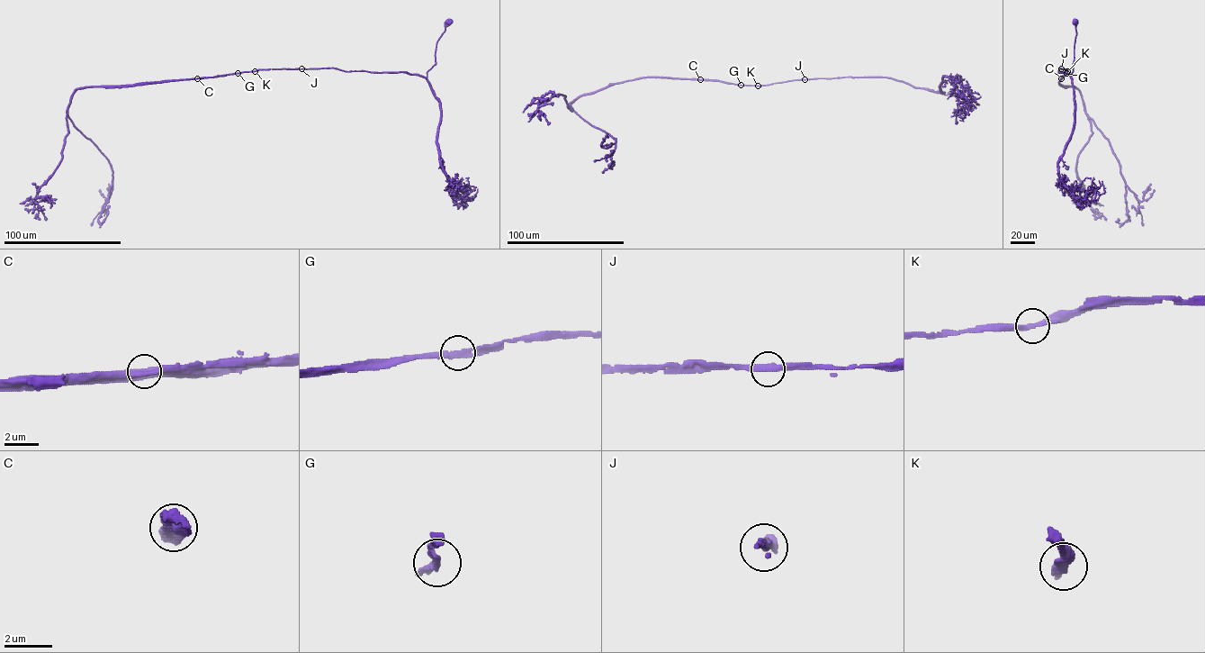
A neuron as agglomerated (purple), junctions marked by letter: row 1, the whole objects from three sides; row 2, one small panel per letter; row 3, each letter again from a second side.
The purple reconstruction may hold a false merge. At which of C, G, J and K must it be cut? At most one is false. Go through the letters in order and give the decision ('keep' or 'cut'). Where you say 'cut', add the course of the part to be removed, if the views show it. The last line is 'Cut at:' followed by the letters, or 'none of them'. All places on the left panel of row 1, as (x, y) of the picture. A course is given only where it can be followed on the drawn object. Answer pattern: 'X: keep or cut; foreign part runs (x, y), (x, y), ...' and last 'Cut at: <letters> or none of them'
C: cut; foreign part runs (197, 78), (74, 93), (67, 116), (112, 171), (98, 221), (105, 218)
G: keep
J: keep
K: keep
Cut at: C

